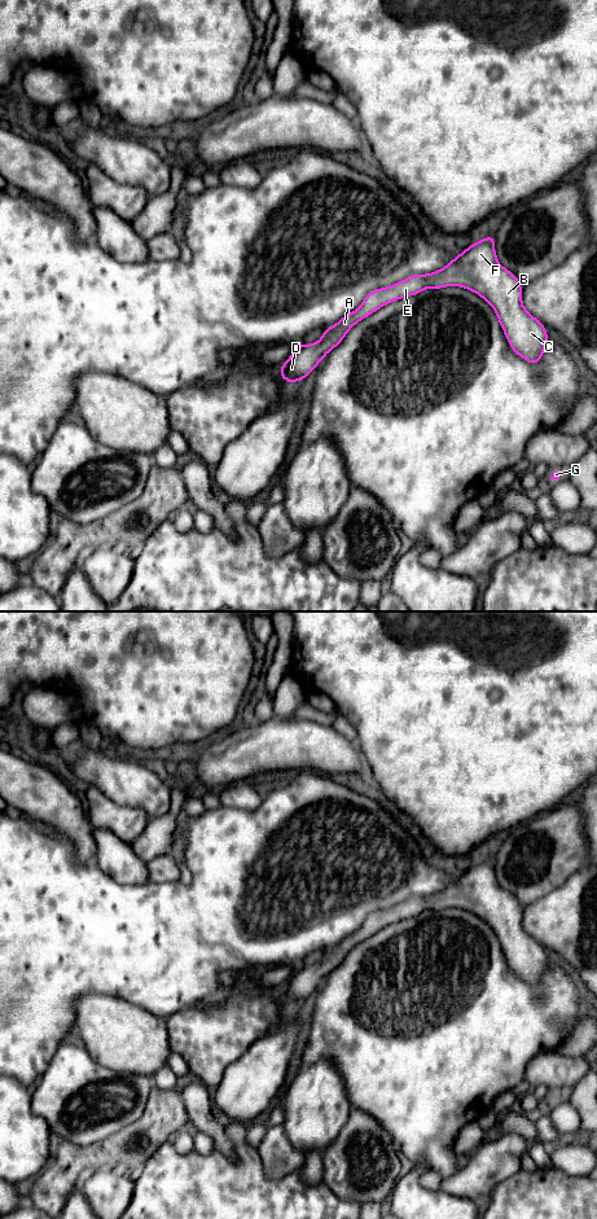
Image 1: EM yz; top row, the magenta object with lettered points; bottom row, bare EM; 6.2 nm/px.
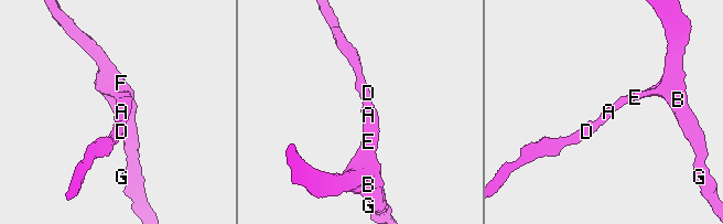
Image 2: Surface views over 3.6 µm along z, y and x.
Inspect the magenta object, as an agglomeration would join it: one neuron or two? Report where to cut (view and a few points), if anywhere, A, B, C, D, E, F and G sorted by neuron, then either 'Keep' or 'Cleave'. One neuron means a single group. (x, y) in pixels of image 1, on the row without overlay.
No split. Groups: A B C D E F G. Keep

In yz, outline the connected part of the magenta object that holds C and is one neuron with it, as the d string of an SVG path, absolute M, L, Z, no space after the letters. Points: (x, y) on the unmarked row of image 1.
M495 856L471 865L444 890L427 896L412 896L389 909L370 913L361 928L324 951L319 964L299 965L280 988L280 997L290 1007L304 1001L338 968L348 952L382 928L421 915L426 909L440 911L457 907L480 917L495 931L513 973L536 987L546 969L548 955L522 926L523 909L517 898L499 886Z

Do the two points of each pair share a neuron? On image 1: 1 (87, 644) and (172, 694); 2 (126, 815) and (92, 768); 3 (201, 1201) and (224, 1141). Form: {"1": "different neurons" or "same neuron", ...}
{"1": "same neuron", "2": "different neurons", "3": "different neurons"}

